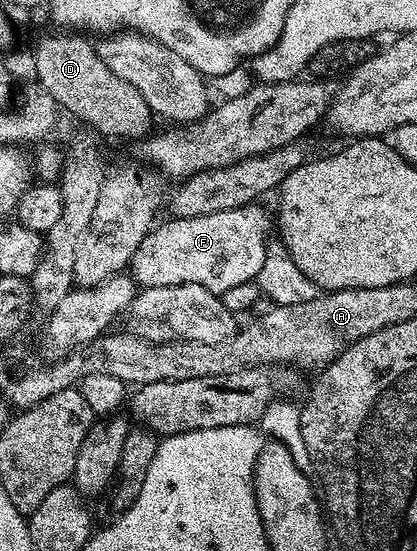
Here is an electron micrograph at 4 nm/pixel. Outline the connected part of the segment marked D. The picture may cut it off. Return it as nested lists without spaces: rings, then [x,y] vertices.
[[[52,30],[36,44],[31,53],[36,63],[36,79],[39,87],[47,92],[56,105],[72,116],[77,116],[89,129],[101,137],[121,136],[132,140],[140,136],[154,121],[153,112],[142,98],[142,94],[111,72],[95,47],[87,44],[80,34],[69,34],[64,30]]]

